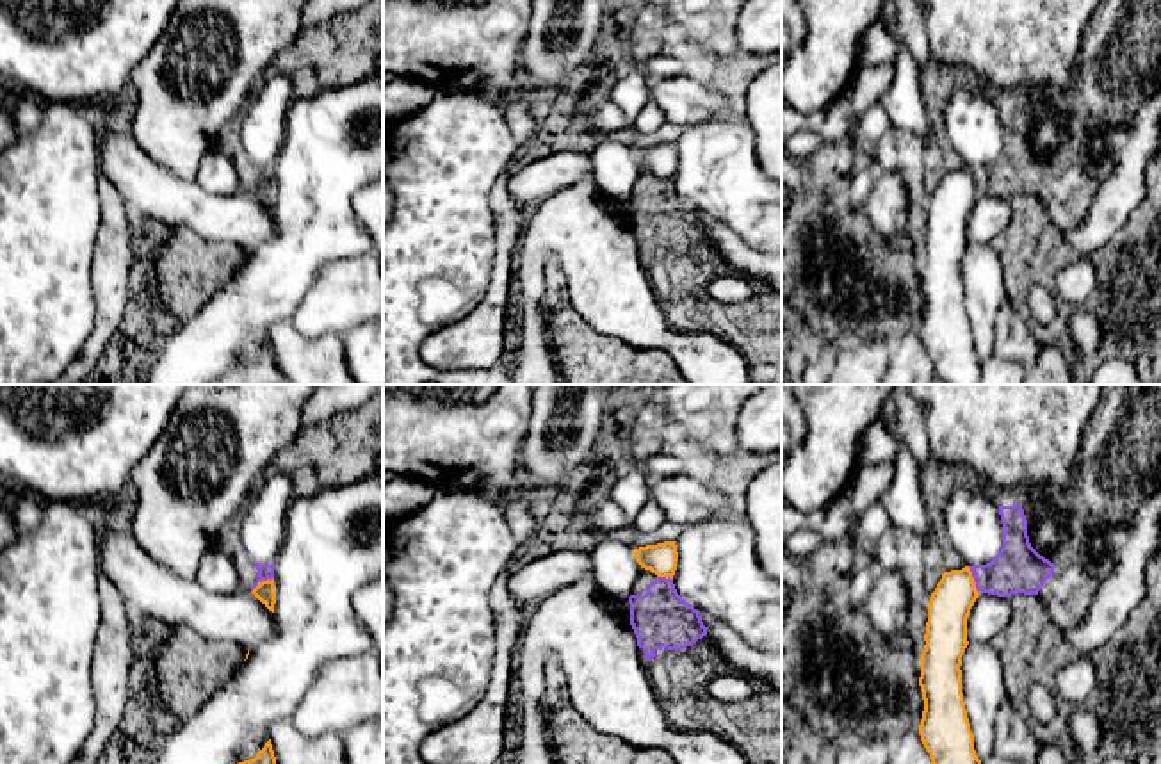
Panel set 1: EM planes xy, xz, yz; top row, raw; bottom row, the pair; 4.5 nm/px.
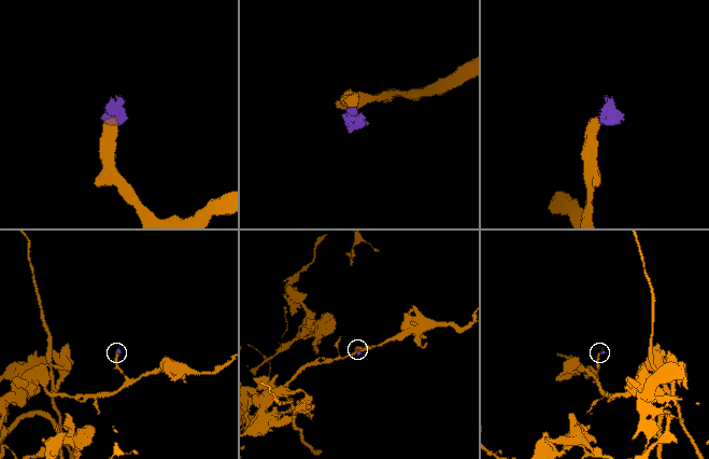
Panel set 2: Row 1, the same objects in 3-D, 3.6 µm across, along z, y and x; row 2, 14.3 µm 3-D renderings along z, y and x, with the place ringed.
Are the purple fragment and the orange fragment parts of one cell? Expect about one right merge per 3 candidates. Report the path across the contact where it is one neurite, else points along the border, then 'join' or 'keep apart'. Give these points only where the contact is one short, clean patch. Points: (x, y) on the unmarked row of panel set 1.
border yz (967, 168), (976, 191); keep apart

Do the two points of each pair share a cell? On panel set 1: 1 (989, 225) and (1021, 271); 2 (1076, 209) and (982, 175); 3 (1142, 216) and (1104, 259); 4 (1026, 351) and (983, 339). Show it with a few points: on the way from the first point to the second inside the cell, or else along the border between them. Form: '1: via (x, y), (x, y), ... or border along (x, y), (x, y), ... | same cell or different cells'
1: border along (1008, 198), (1010, 223), (989, 243) | different cells
2: via (1053, 189), (1040, 177), (1005, 177) | same cell
3: via (1138, 227), (1115, 250) | same cell
4: border along (1005, 301), (996, 317), (992, 355) | different cells

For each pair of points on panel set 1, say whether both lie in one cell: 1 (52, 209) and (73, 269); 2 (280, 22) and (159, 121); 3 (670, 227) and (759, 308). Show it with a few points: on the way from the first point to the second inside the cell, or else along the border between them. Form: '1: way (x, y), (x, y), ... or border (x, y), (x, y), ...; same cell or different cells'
1: way (52, 223), (52, 248), (59, 255); same cell
2: way (246, 56), (221, 98), (207, 107), (193, 107); same cell
3: way (691, 259), (691, 289), (716, 314), (727, 314); same cell

